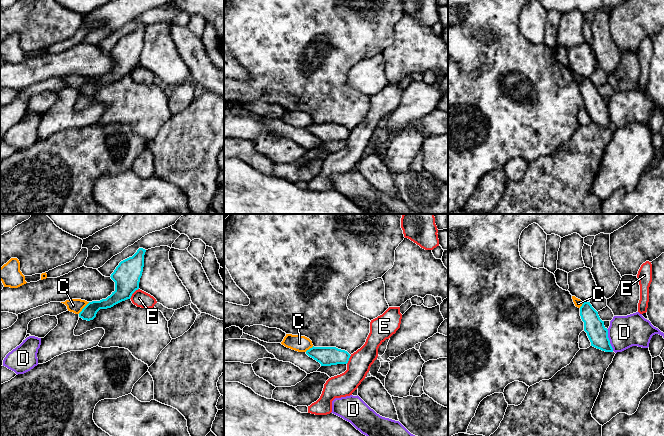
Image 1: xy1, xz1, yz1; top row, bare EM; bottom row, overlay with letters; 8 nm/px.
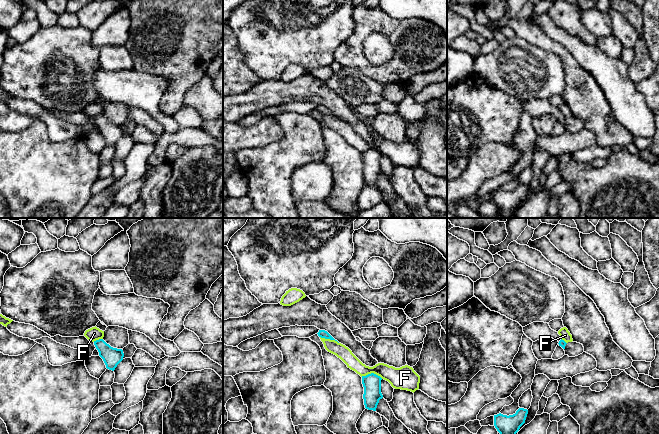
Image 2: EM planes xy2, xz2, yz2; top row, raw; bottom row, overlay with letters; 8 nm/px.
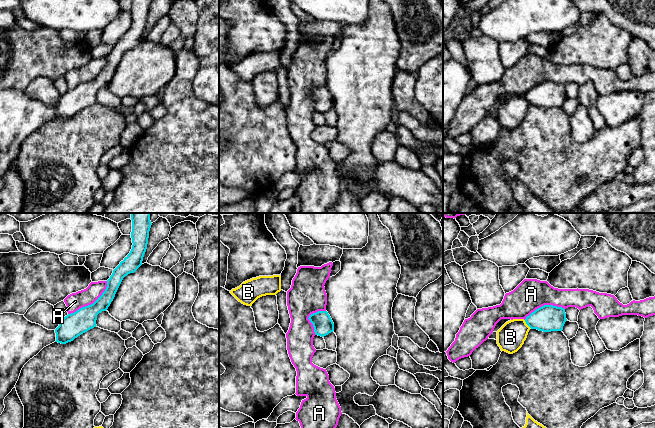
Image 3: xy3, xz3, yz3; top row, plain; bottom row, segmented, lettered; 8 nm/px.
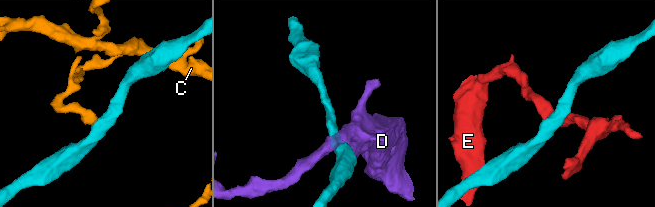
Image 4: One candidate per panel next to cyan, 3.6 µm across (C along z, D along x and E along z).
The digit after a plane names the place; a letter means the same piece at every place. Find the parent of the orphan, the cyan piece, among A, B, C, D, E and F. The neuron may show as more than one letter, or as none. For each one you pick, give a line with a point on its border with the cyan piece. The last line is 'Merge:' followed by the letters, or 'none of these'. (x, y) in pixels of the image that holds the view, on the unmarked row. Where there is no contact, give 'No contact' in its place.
Merge: none of these

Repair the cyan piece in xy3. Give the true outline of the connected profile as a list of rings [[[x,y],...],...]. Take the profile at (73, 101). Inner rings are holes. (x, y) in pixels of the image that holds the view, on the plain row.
[[[132,0],[131,14],[133,21],[130,29],[113,46],[112,51],[107,56],[105,67],[93,80],[82,83],[61,95],[59,102],[55,105],[55,118],[66,120],[97,102],[97,91],[108,85],[123,54],[134,49],[142,41],[151,1]]]

